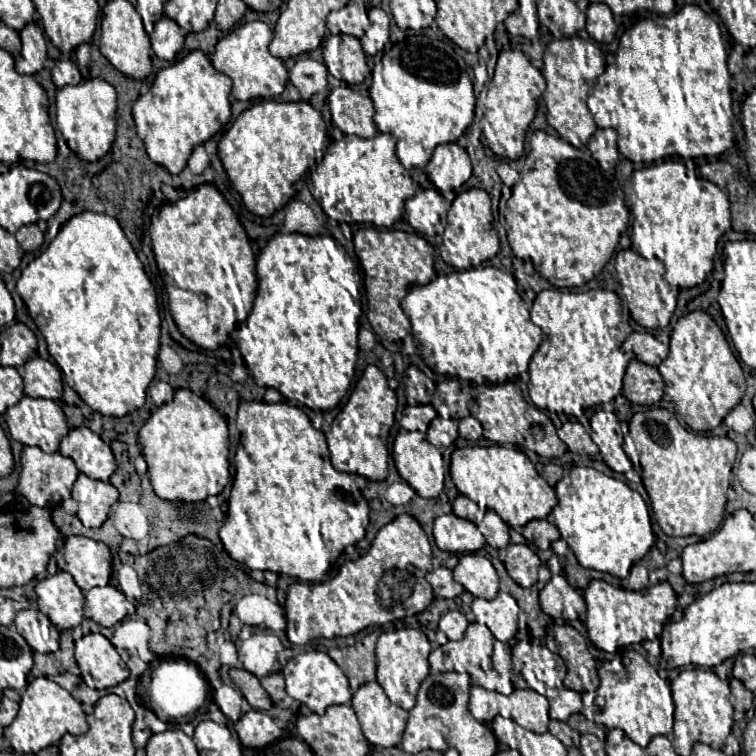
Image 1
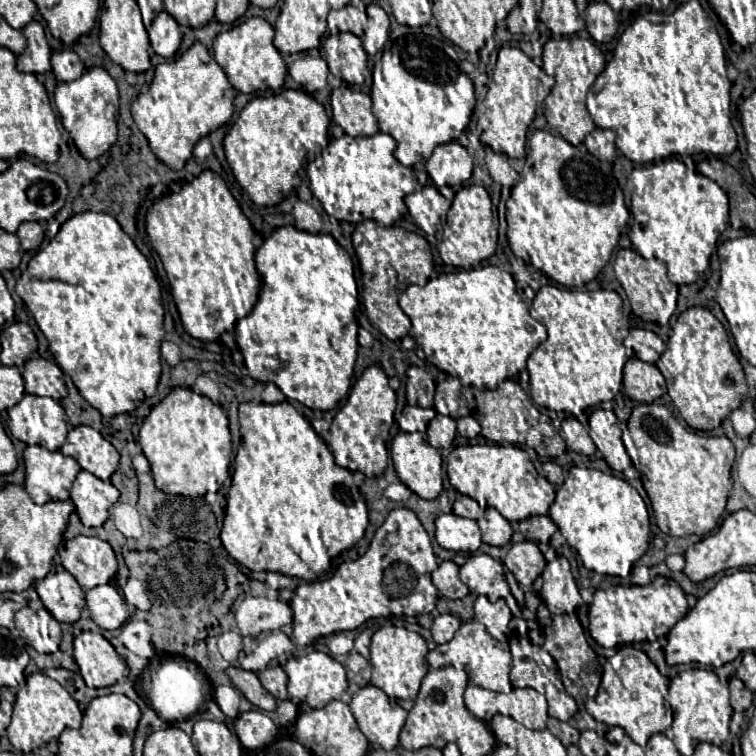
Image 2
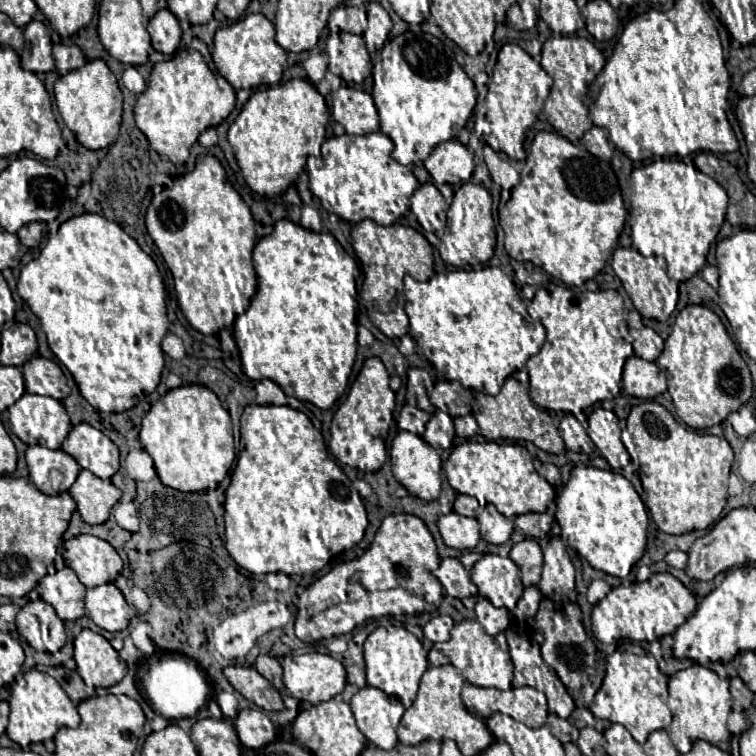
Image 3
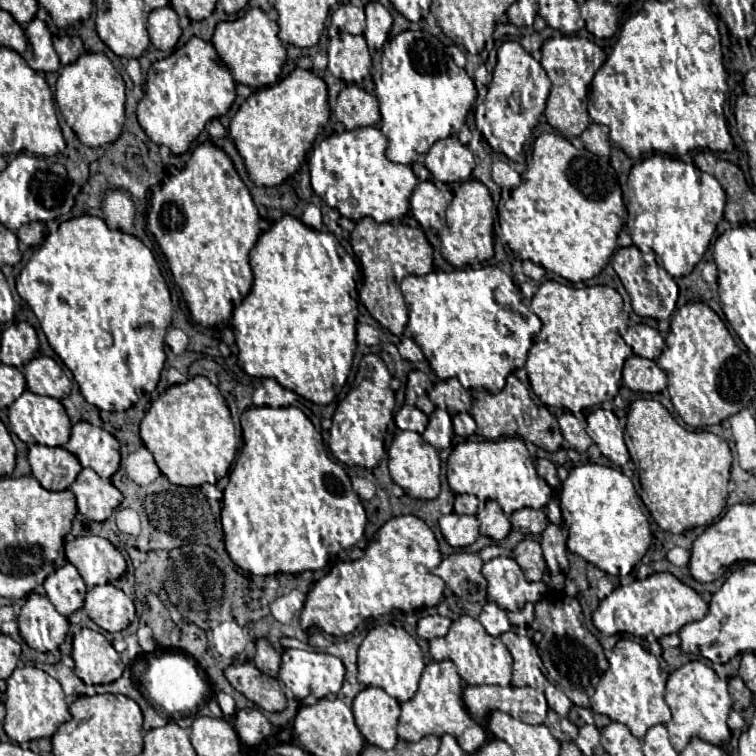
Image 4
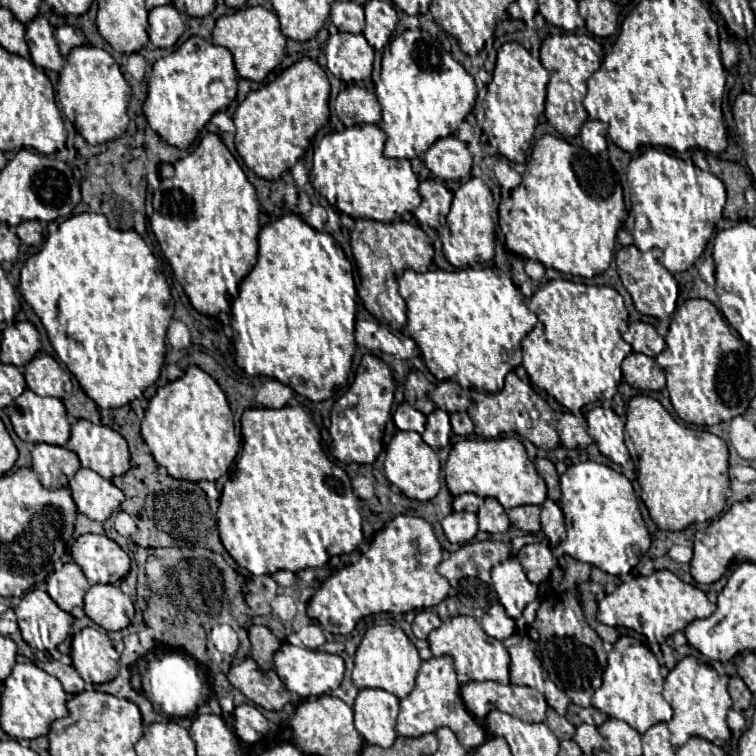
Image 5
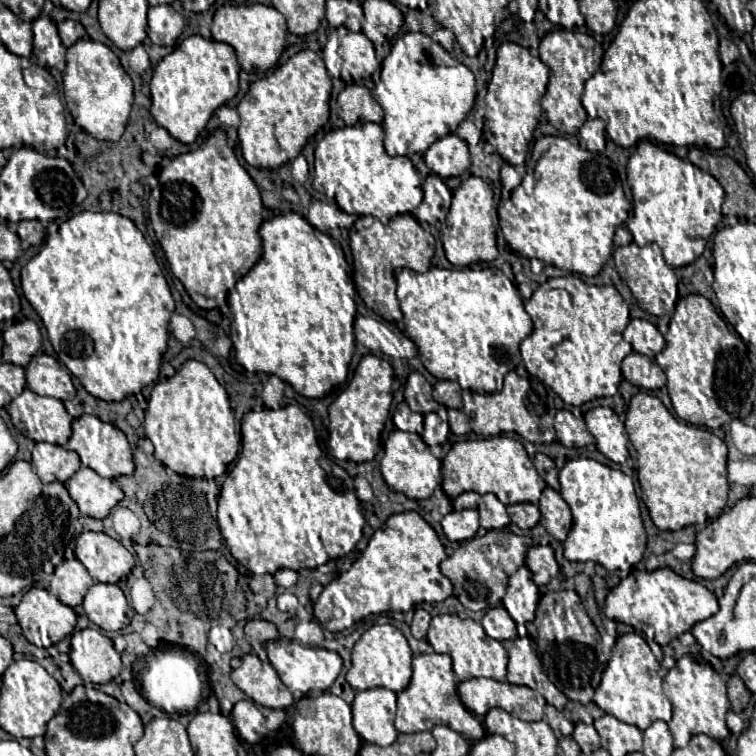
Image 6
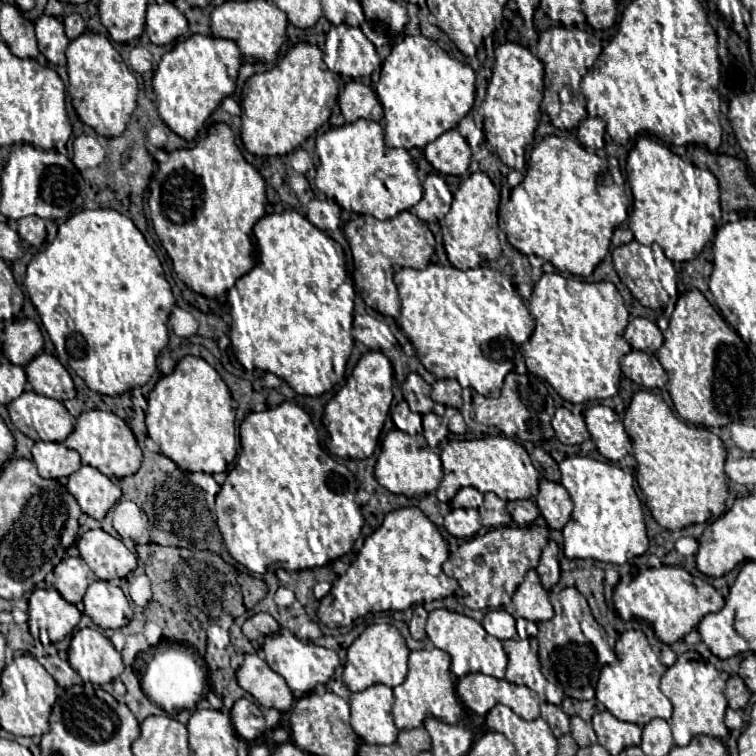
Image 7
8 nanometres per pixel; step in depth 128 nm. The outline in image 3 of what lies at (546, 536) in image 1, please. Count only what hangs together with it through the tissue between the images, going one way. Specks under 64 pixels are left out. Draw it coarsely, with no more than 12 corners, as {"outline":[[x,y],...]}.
{"outline":[[536,512],[514,518],[526,538],[546,538],[554,518]]}

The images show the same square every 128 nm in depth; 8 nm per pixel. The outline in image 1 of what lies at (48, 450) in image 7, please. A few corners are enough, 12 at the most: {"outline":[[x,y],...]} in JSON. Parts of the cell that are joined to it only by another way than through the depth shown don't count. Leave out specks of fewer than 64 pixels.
{"outline":[[24,446],[18,490],[30,504],[54,508],[78,468],[60,452]]}

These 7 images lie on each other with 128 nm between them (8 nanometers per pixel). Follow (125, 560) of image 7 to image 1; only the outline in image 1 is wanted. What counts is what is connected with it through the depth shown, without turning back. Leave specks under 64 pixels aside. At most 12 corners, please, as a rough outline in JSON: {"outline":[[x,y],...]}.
{"outline":[[70,536],[58,568],[86,592],[106,586],[112,554],[104,542]]}

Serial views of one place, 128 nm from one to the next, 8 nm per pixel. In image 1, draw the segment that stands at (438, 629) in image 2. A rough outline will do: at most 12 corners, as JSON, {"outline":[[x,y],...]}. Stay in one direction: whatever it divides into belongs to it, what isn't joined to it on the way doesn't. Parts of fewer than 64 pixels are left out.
{"outline":[[458,610],[446,612],[438,628],[448,640],[460,640],[468,620]]}

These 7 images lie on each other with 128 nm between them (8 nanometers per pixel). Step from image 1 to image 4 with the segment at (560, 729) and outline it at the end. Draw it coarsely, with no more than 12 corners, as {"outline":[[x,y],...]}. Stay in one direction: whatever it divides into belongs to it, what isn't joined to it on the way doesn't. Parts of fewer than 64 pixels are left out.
{"outline":[[548,712],[544,724],[560,742],[574,741],[578,727],[568,718]]}

